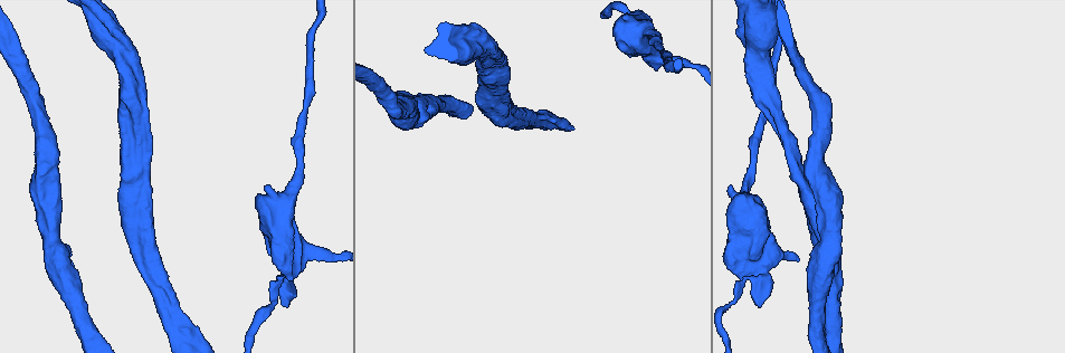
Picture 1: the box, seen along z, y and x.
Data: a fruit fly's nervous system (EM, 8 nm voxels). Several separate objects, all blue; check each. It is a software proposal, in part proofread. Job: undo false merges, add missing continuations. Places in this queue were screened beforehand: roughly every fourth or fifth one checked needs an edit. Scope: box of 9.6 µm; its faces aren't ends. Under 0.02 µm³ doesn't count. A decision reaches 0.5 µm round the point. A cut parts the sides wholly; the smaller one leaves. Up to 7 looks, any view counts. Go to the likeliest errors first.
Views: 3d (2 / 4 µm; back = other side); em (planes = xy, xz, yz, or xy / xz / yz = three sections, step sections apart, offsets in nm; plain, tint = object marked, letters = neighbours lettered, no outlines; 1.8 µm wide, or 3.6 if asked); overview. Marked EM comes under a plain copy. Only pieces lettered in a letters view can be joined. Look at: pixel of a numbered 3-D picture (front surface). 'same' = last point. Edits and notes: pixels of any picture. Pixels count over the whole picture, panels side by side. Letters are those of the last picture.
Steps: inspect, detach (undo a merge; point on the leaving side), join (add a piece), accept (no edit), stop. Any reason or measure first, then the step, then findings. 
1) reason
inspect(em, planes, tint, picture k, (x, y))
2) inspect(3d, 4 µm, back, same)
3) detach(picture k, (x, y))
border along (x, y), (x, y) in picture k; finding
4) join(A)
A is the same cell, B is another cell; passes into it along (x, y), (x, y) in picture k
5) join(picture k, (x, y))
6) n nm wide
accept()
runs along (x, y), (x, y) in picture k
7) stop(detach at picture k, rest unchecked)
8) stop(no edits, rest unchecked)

sudden change in width
inspect(3d, 4 µm, picture 1, (459, 42))

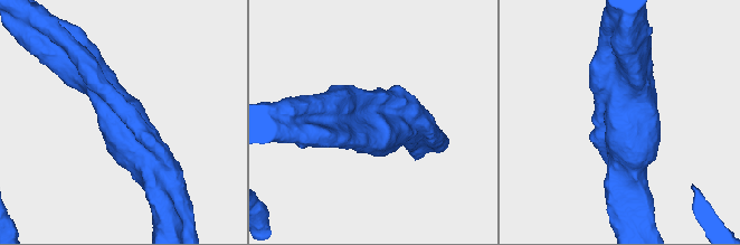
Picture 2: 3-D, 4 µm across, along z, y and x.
inspect(em, 3.6 µm, planes, letters, picture 2, (369, 122))

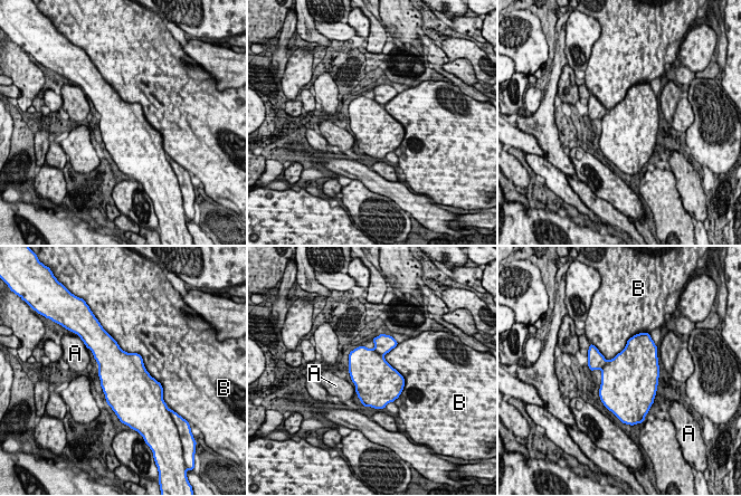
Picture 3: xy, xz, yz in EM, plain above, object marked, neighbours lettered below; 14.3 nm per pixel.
accept()
A and B are other cells; border along (398, 343), (393, 401) in picture 3; all the same neuron

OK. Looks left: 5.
arms run side by side
inspect(em, planes, tint, picture 1, (136, 137))

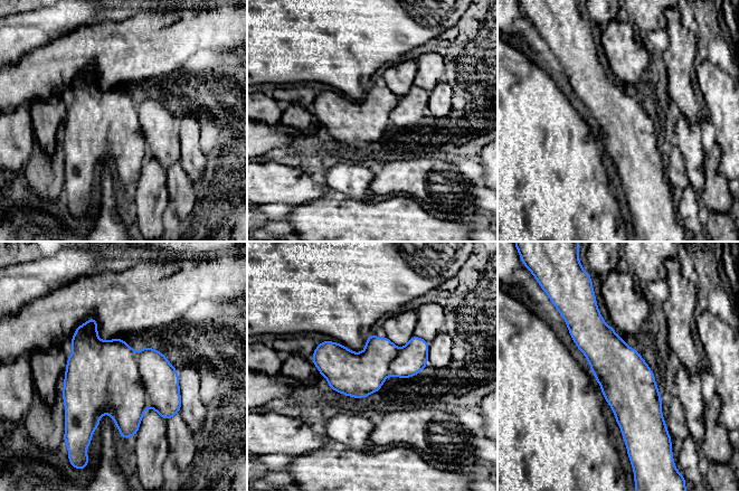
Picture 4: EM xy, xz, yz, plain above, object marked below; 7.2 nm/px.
inspect(em, planes, letters, same)

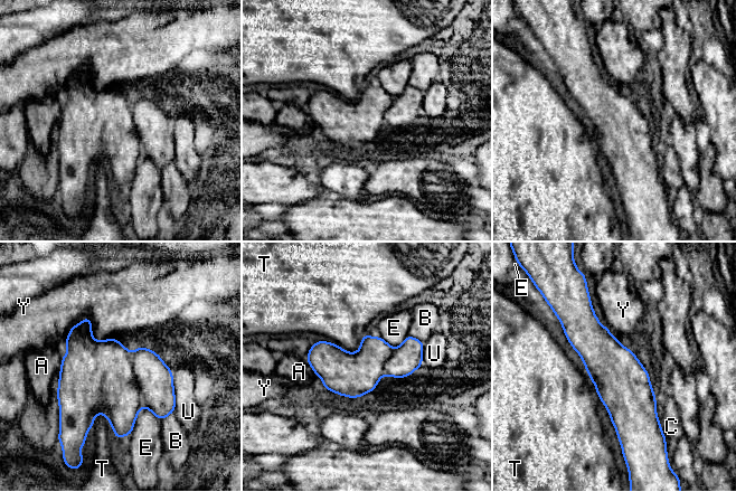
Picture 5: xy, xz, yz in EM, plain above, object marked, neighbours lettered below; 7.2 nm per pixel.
320 nm wide
accept()
A, B, C, E, T, U and Y are other cells; border along (365, 333), (356, 351), (335, 343) in picture 5; one neuron here

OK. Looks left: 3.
a fork
inspect(3d, 2 µm, picture 1, (811, 202))

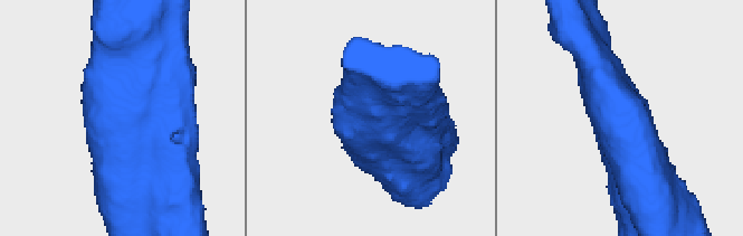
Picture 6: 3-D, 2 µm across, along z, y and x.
now the EM
inspect(em, planes, letters, picture 6, (618, 119))

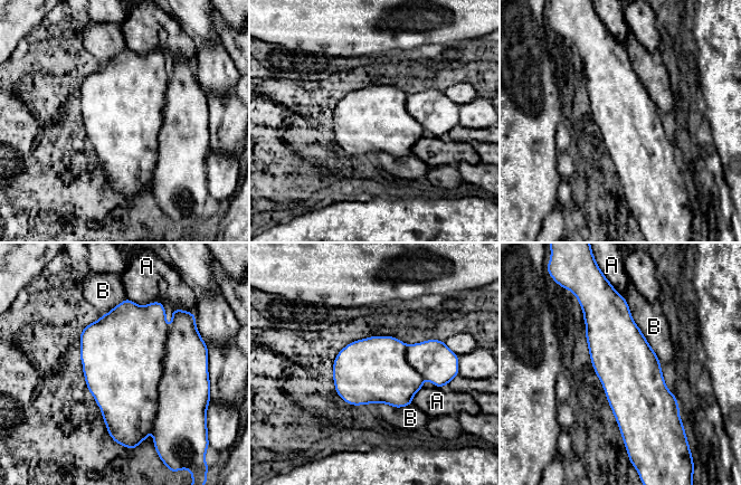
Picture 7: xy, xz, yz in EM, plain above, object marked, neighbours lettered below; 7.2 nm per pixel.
accept()
A and B are other cells; border along (621, 295), (632, 319), (661, 362) in picture 7; one neuron here

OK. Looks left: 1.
stop(no edits, rest unchecked)

